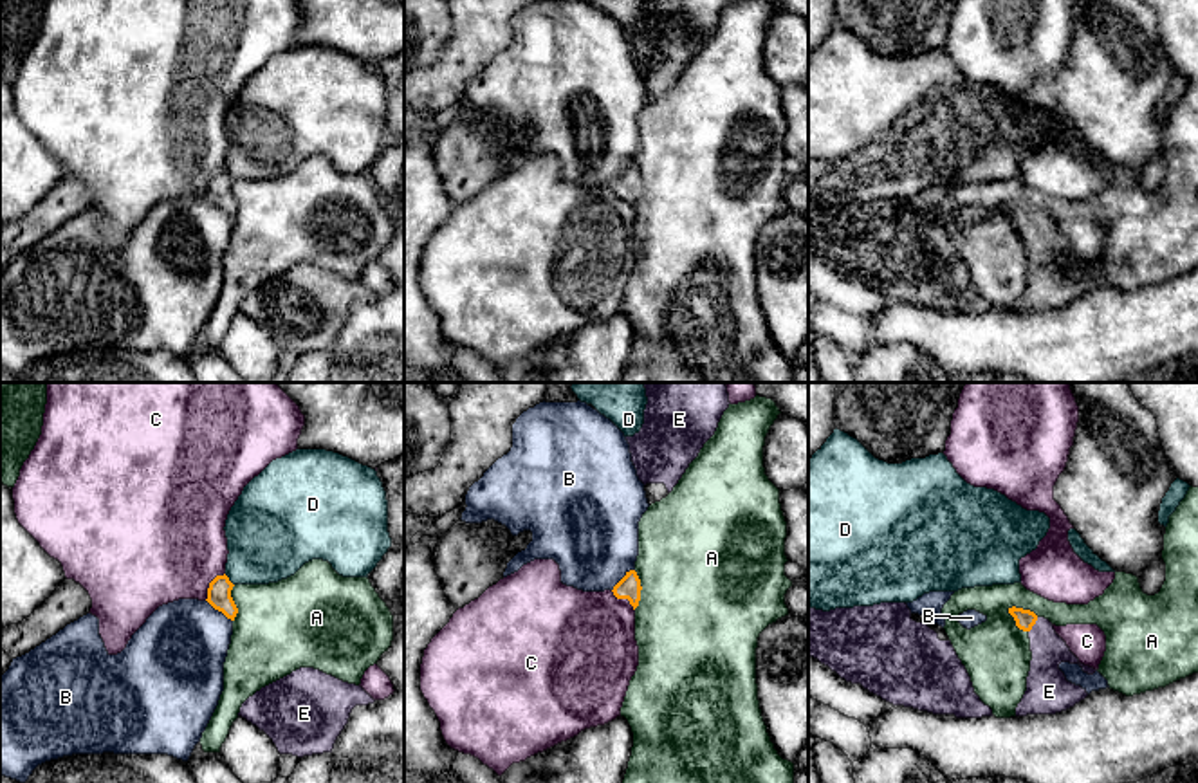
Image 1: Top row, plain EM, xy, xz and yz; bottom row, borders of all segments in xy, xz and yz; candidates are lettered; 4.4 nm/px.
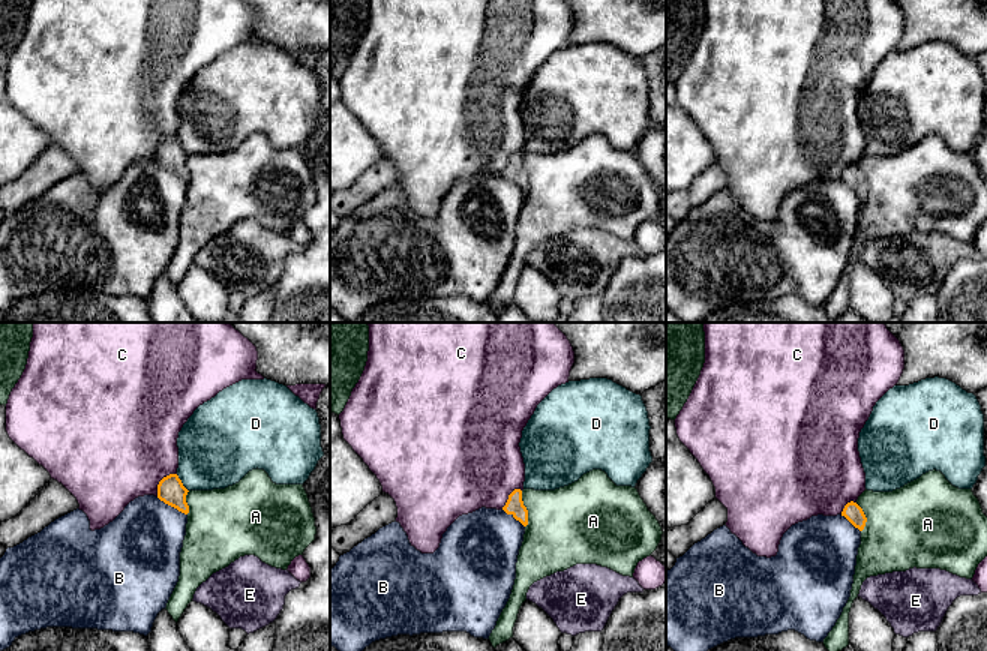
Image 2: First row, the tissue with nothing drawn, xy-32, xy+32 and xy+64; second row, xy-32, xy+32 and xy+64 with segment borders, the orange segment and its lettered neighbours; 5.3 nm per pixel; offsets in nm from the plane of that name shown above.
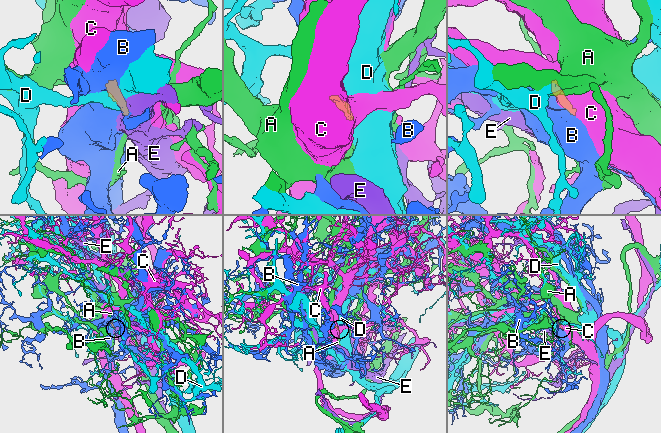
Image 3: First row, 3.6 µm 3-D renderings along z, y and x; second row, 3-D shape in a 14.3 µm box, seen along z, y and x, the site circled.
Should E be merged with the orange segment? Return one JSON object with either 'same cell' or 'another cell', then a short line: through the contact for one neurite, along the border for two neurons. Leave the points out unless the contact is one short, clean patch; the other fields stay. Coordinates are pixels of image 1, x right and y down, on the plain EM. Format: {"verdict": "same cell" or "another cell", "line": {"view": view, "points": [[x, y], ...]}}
{"verdict": "same cell", "line": {"view": "yz", "points": [[1025, 215], [1034, 219], [1049, 246]]}}

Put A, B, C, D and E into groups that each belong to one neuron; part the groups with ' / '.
A / B / C / D / E

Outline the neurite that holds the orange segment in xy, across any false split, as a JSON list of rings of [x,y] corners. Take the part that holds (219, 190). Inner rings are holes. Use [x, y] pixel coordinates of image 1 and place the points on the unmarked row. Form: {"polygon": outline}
{"polygon": [[[217,171],[207,184],[207,198],[222,207],[227,215],[235,216],[238,204],[231,193],[231,186],[233,186],[233,179],[229,177],[229,173],[224,171]]]}

